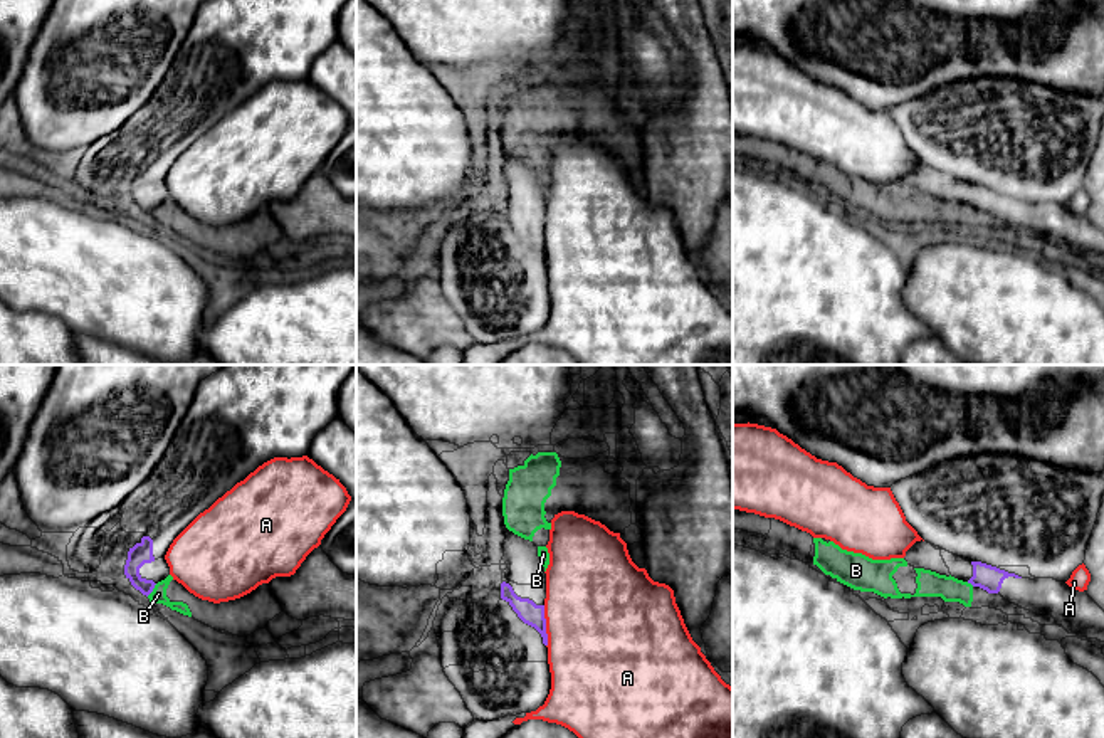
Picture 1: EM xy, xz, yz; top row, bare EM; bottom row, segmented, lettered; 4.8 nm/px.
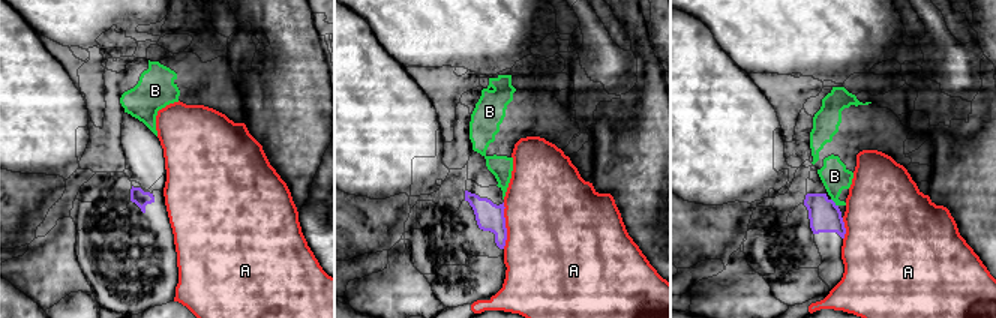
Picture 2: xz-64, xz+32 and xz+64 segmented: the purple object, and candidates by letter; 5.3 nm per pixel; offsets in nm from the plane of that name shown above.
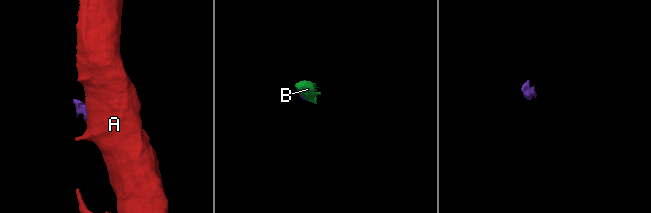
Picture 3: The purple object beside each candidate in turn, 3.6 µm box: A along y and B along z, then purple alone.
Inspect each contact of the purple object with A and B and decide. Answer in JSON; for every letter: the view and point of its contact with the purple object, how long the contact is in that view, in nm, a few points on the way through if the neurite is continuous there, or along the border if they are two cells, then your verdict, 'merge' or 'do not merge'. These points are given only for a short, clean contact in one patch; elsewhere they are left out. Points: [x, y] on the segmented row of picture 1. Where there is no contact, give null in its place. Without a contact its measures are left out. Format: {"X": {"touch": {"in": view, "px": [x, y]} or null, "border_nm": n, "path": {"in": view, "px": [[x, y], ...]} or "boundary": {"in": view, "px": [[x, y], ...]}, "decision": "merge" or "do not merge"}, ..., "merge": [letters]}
{"A": {"touch": {"in": "xz", "px": [545, 626]}, "border_nm": 200, "boundary": {"in": "xz", "px": [[543, 606], [546, 646]]}, "decision": "do not merge"}, "B": {"touch": {"in": "xy", "px": [152, 590]}, "border_nm": 80, "boundary": {"in": "xy", "px": [[157, 584], [147, 595]]}, "decision": "do not merge"}, "merge": []}

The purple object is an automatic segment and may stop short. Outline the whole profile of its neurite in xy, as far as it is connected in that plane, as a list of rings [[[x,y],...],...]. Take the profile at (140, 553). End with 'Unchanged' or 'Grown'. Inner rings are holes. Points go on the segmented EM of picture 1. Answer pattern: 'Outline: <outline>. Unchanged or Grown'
Outline: [[[143,536],[128,551],[124,575],[136,590],[148,597],[155,585],[170,575],[170,567],[165,558],[153,556],[153,540]]]. Grown

